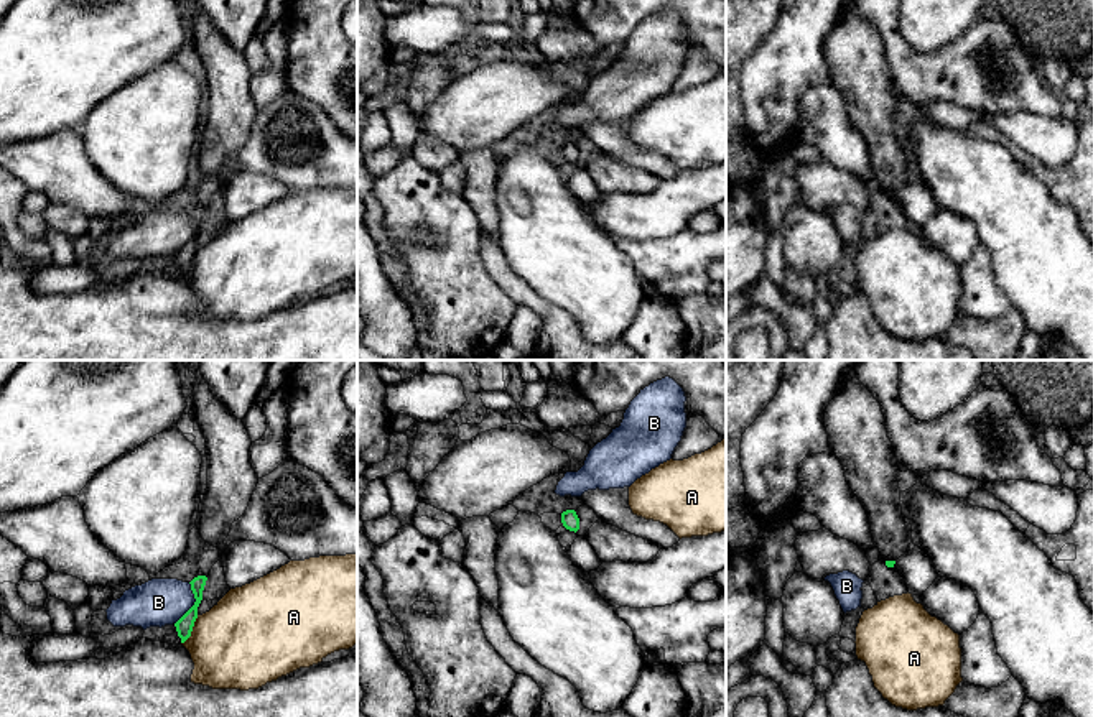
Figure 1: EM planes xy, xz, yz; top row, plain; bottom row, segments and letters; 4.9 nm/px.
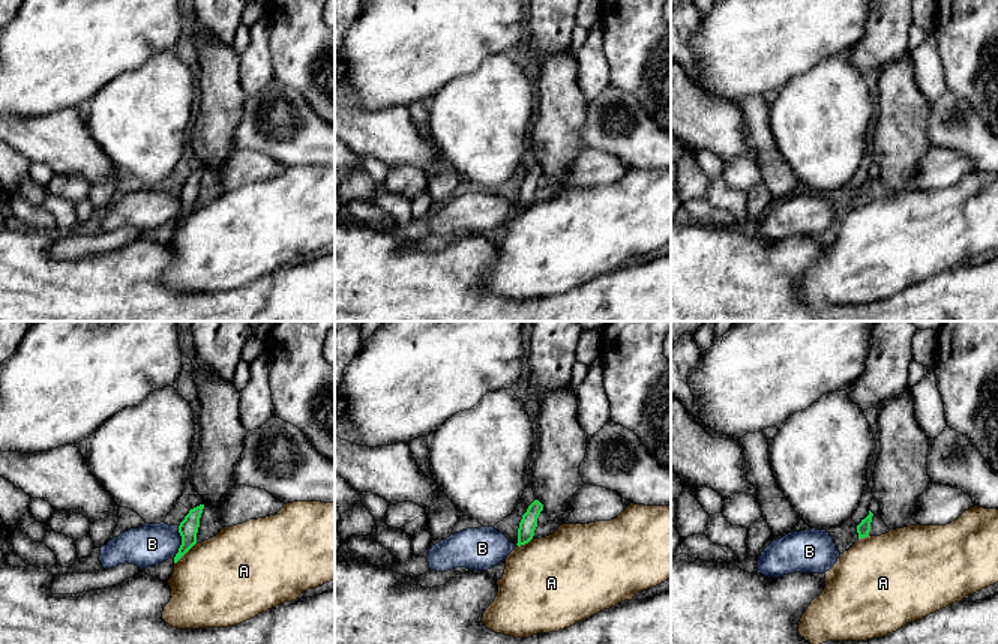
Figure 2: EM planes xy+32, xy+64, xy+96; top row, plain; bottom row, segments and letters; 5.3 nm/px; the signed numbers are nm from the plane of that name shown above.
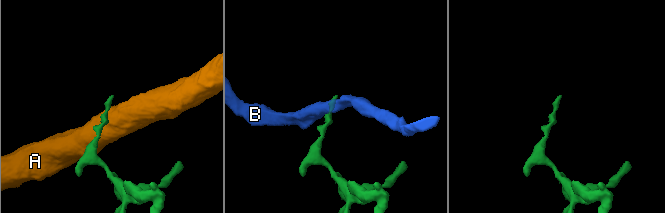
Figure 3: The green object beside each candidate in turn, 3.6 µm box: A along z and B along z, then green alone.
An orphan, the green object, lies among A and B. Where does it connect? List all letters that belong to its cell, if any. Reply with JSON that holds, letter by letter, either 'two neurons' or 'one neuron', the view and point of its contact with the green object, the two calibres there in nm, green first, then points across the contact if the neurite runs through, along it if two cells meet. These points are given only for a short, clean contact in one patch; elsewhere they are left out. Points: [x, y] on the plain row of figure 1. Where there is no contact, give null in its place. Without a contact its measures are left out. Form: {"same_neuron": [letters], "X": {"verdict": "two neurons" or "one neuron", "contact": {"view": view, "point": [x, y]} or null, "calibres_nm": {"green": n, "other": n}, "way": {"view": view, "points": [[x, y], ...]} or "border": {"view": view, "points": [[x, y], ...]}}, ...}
{"same_neuron": [], "A": {"verdict": "two neurons", "contact": {"view": "xy", "point": [191, 262]}, "calibres_nm": {"green": 80, "other": 440}, "border": {"view": "xy", "points": [[198, 247], [191, 265], [181, 275]]}}, "B": {"verdict": "two neurons", "contact": {"view": "xy", "point": [195, 235]}, "calibres_nm": {"green": 80, "other": 240}, "border": {"view": "xy", "points": [[190, 214], [195, 235], [175, 255]]}}}

